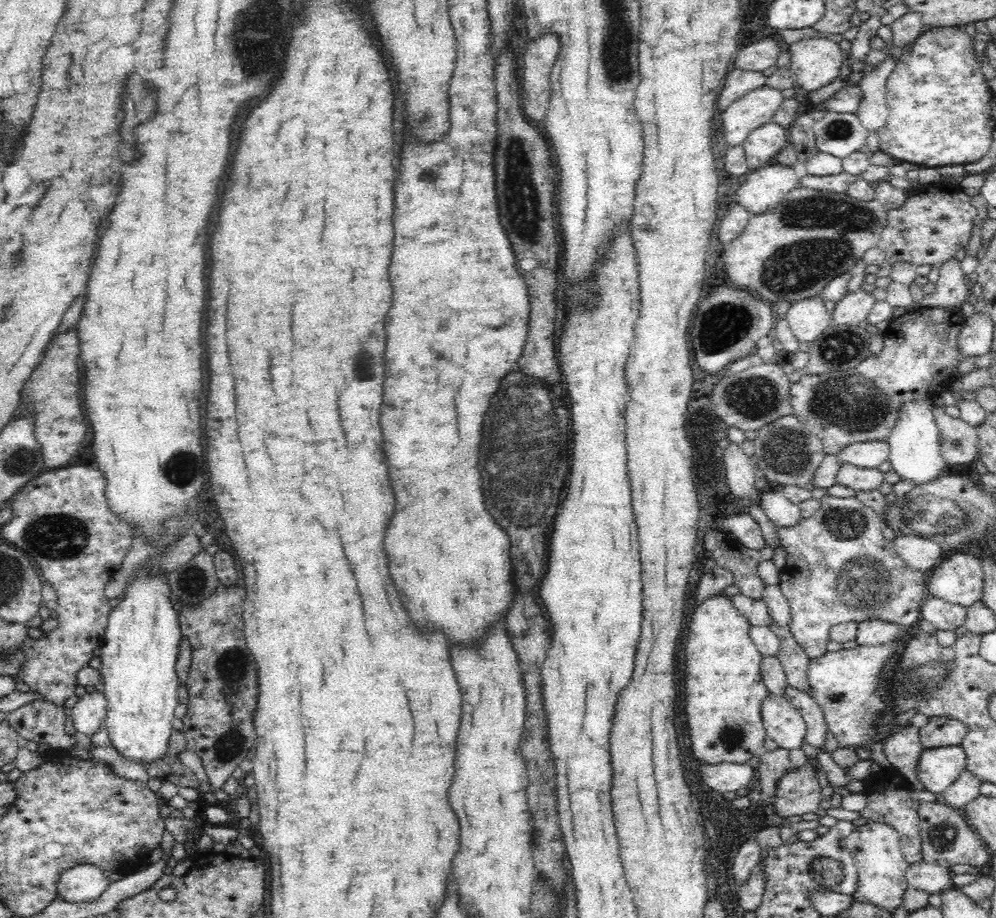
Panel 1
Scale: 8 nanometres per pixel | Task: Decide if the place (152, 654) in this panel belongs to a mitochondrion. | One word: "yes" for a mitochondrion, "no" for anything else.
no

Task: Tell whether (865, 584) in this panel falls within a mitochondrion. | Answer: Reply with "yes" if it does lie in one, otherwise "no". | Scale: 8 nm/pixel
yes

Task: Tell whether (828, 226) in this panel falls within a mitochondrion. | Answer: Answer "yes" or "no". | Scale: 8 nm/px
yes

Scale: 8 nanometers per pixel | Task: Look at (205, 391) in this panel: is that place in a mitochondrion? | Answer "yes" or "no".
no

